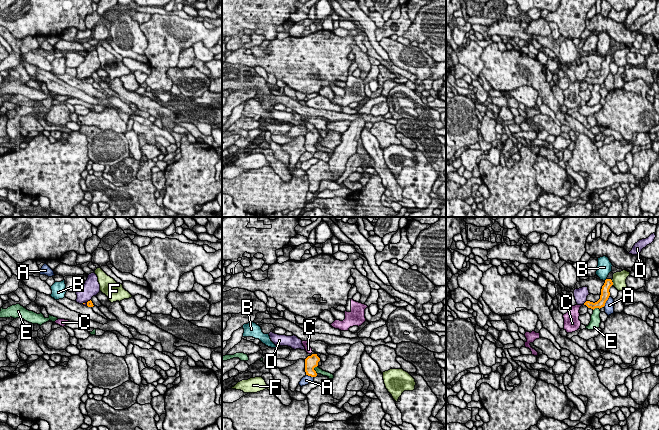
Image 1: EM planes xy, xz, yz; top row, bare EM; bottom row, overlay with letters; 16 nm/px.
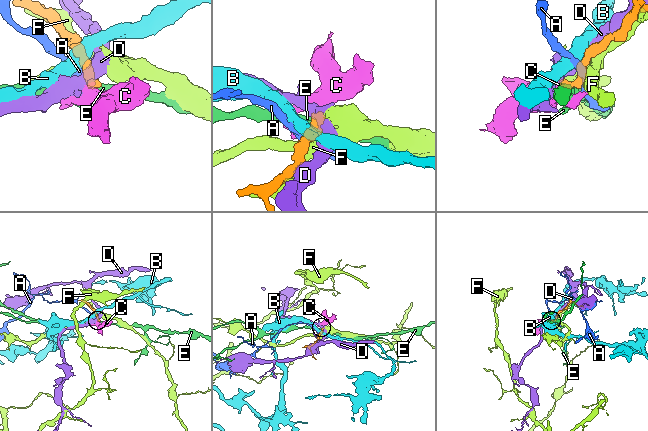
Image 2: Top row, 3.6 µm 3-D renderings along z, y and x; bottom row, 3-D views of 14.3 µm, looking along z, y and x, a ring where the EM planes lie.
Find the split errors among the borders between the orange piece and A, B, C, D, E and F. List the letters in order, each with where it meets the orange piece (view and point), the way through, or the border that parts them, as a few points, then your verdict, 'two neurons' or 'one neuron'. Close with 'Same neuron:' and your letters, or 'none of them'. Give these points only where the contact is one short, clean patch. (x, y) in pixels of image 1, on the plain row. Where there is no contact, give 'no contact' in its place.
A: contact yz (606, 76); two neurons
B: no contact; two neurons
C: contact xy (84, 79); way xy (89, 79), (84, 79), (85, 80); one neuron
D: contact yz (585, 78); border yz (586, 76), (583, 79); two neurons
E: contact xz (314, 146); border xz (315, 142), (314, 146), (317, 149); two neurons
F: contact yz (612, 58); two neurons
Same neuron: C

